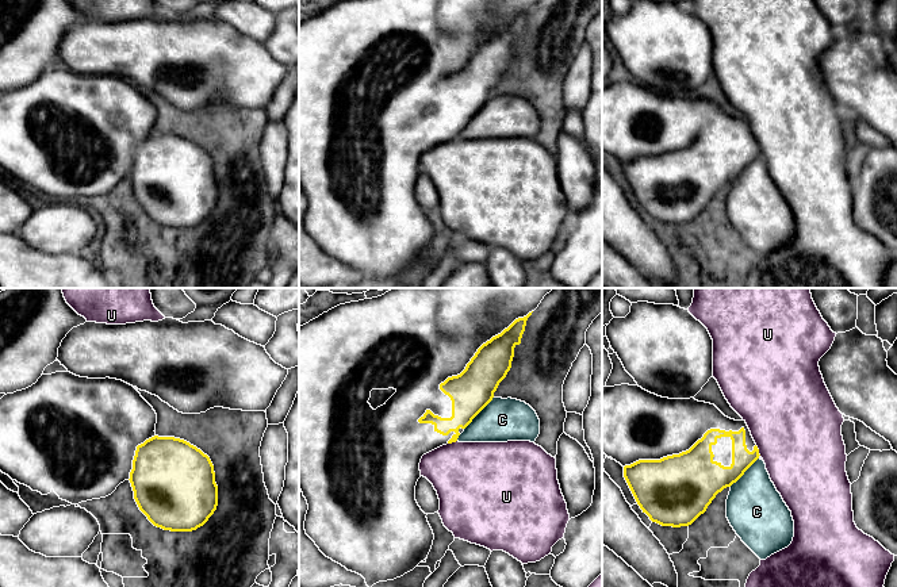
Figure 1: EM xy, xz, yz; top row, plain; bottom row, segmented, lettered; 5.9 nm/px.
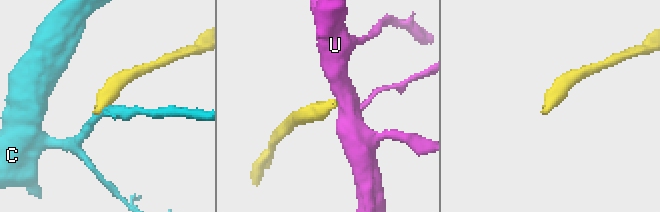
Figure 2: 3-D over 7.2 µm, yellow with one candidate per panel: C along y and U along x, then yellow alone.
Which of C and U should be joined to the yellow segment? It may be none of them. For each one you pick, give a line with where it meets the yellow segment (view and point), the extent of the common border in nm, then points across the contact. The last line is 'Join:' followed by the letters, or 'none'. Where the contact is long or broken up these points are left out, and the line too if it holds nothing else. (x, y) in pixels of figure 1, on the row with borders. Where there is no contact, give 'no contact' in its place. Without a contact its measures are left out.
Join: none

